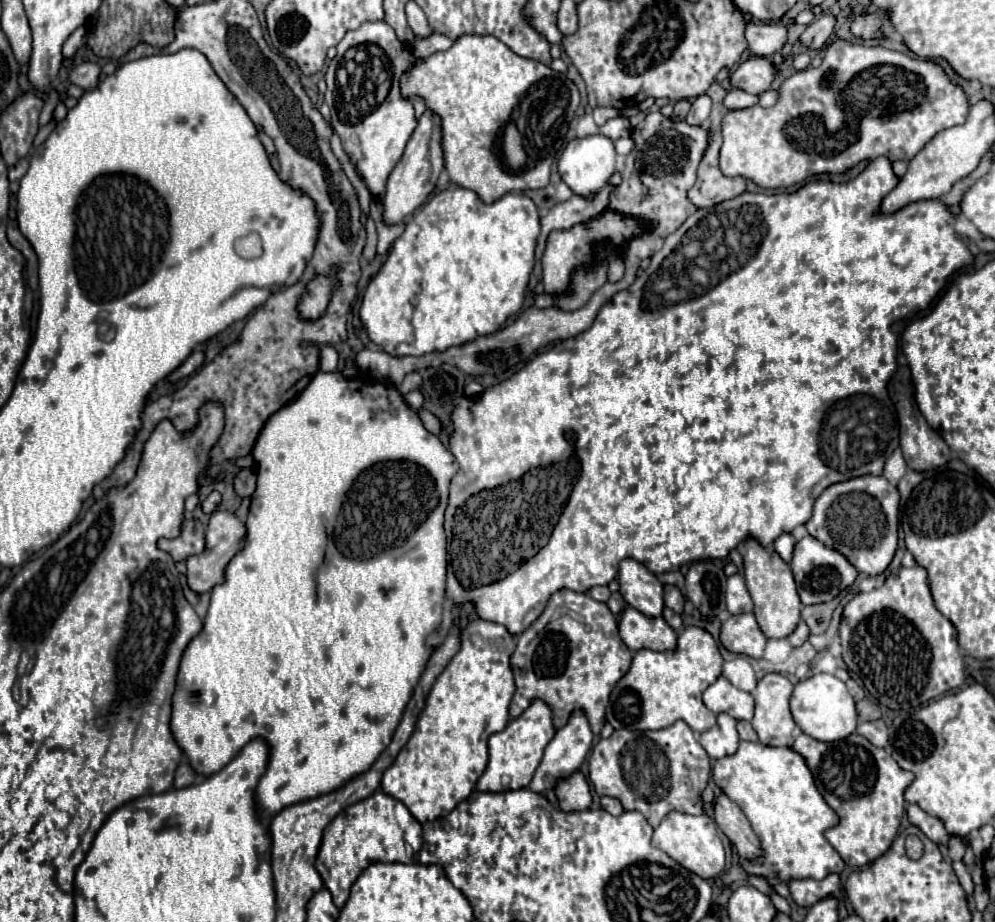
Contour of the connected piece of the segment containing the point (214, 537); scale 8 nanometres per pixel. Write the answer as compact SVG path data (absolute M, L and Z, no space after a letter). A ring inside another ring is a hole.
M216 510L210 516L212 518L210 518L210 524L208 524L208 532L206 532L206 548L204 548L204 552L198 554L198 556L190 556L186 560L188 586L198 594L204 594L204 592L212 590L212 586L224 582L224 568L226 568L228 560L232 560L232 556L240 550L240 540L246 534L246 526L232 512Z

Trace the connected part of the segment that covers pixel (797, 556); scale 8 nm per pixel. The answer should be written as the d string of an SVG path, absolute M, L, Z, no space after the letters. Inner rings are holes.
M804 536L802 540L796 542L790 566L792 566L792 572L794 572L794 580L796 580L802 604L820 604L820 602L832 600L844 588L848 588L858 576L856 568L840 552L826 548L824 544L820 544L812 536Z

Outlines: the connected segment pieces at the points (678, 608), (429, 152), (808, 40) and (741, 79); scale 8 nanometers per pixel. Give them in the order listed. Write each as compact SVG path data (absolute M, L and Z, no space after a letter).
M668 584L664 586L664 604L678 614L684 610L684 596L676 586L668 586Z
M426 110L418 120L418 126L404 150L404 156L390 172L384 202L382 202L384 204L384 220L388 224L400 224L406 216L414 214L414 210L420 208L422 202L434 190L436 180L442 170L444 170L444 150L440 146L440 116L432 114L432 110Z
M824 14L822 18L818 18L816 22L812 22L812 24L804 30L804 34L800 36L800 42L802 42L804 46L808 46L808 48L820 50L820 48L826 44L826 40L830 38L830 34L832 34L832 30L834 30L834 24L836 24L836 16Z
M754 56L754 58L748 58L748 62L742 62L732 72L730 80L736 88L742 88L750 94L762 94L770 90L776 74L778 74L778 68L770 60L762 56Z

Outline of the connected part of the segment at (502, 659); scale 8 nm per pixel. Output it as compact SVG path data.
M474 620L462 630L460 652L450 660L450 664L434 682L412 738L400 750L394 764L382 776L382 790L392 798L400 800L418 822L428 822L428 820L448 816L464 798L468 798L468 794L476 786L476 780L482 776L488 764L490 732L494 734L504 730L510 720L508 706L516 690L512 670L510 670L510 654L514 650L514 638L508 642L508 658L506 658L506 652L498 652L494 646L492 638L496 636L512 636L512 634L504 626L488 620Z

